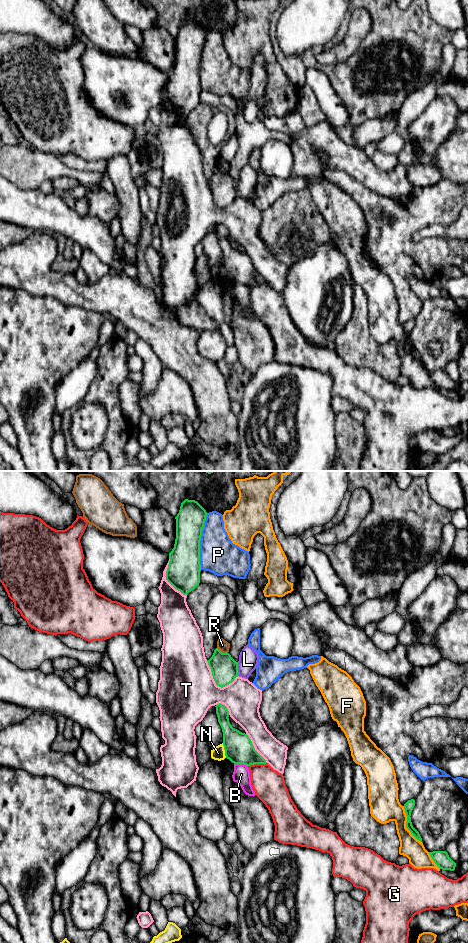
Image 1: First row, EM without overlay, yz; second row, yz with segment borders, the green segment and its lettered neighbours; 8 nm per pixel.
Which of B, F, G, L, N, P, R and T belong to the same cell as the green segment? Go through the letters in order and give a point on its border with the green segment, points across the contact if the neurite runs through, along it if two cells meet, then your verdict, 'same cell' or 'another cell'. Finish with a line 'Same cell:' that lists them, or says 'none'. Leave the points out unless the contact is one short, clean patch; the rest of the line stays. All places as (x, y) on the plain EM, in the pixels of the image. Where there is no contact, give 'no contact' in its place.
B: contact yz (241, 283); border yz (234, 283), (243, 283), (247, 286); another cell
F: contact yz (406, 345); another cell
G: contact yz (257, 283); another cell
L: contact yz (237, 189); border yz (237, 182), (238, 195); another cell
N: contact yz (224, 269); another cell
P: contact yz (200, 60); another cell
R: contact yz (221, 172); another cell
T: contact yz (215, 202); another cell
Same cell: none

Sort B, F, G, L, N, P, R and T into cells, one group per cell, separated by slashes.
B / F / G / L N / P / R / T

